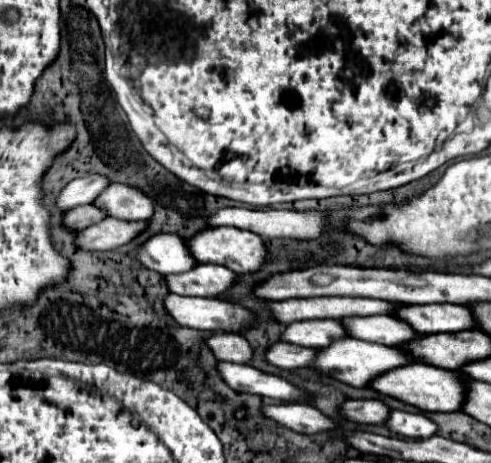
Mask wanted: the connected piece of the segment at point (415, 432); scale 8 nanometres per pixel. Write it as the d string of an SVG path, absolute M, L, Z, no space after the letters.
M390 410L384 426L398 436L414 438L414 440L430 438L438 430L438 426L432 420L428 420L426 416L410 414L410 412L402 412L402 410Z

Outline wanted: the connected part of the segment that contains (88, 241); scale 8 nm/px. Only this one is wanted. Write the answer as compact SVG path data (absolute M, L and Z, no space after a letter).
M104 218L102 222L78 232L74 244L80 250L116 250L134 240L134 236L138 236L146 226L146 220L124 222L116 218Z

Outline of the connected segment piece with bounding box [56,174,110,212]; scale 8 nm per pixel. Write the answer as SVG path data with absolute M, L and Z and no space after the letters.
M92 174L86 178L76 178L60 190L60 194L56 198L56 206L62 212L68 212L76 206L90 204L108 184L110 184L110 180L104 176L98 176L98 174Z

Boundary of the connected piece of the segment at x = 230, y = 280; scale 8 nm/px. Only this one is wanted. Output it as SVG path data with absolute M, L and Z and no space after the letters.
M198 264L194 266L194 270L188 270L186 274L168 274L164 278L166 278L168 292L180 296L214 298L234 284L236 274L226 266Z

